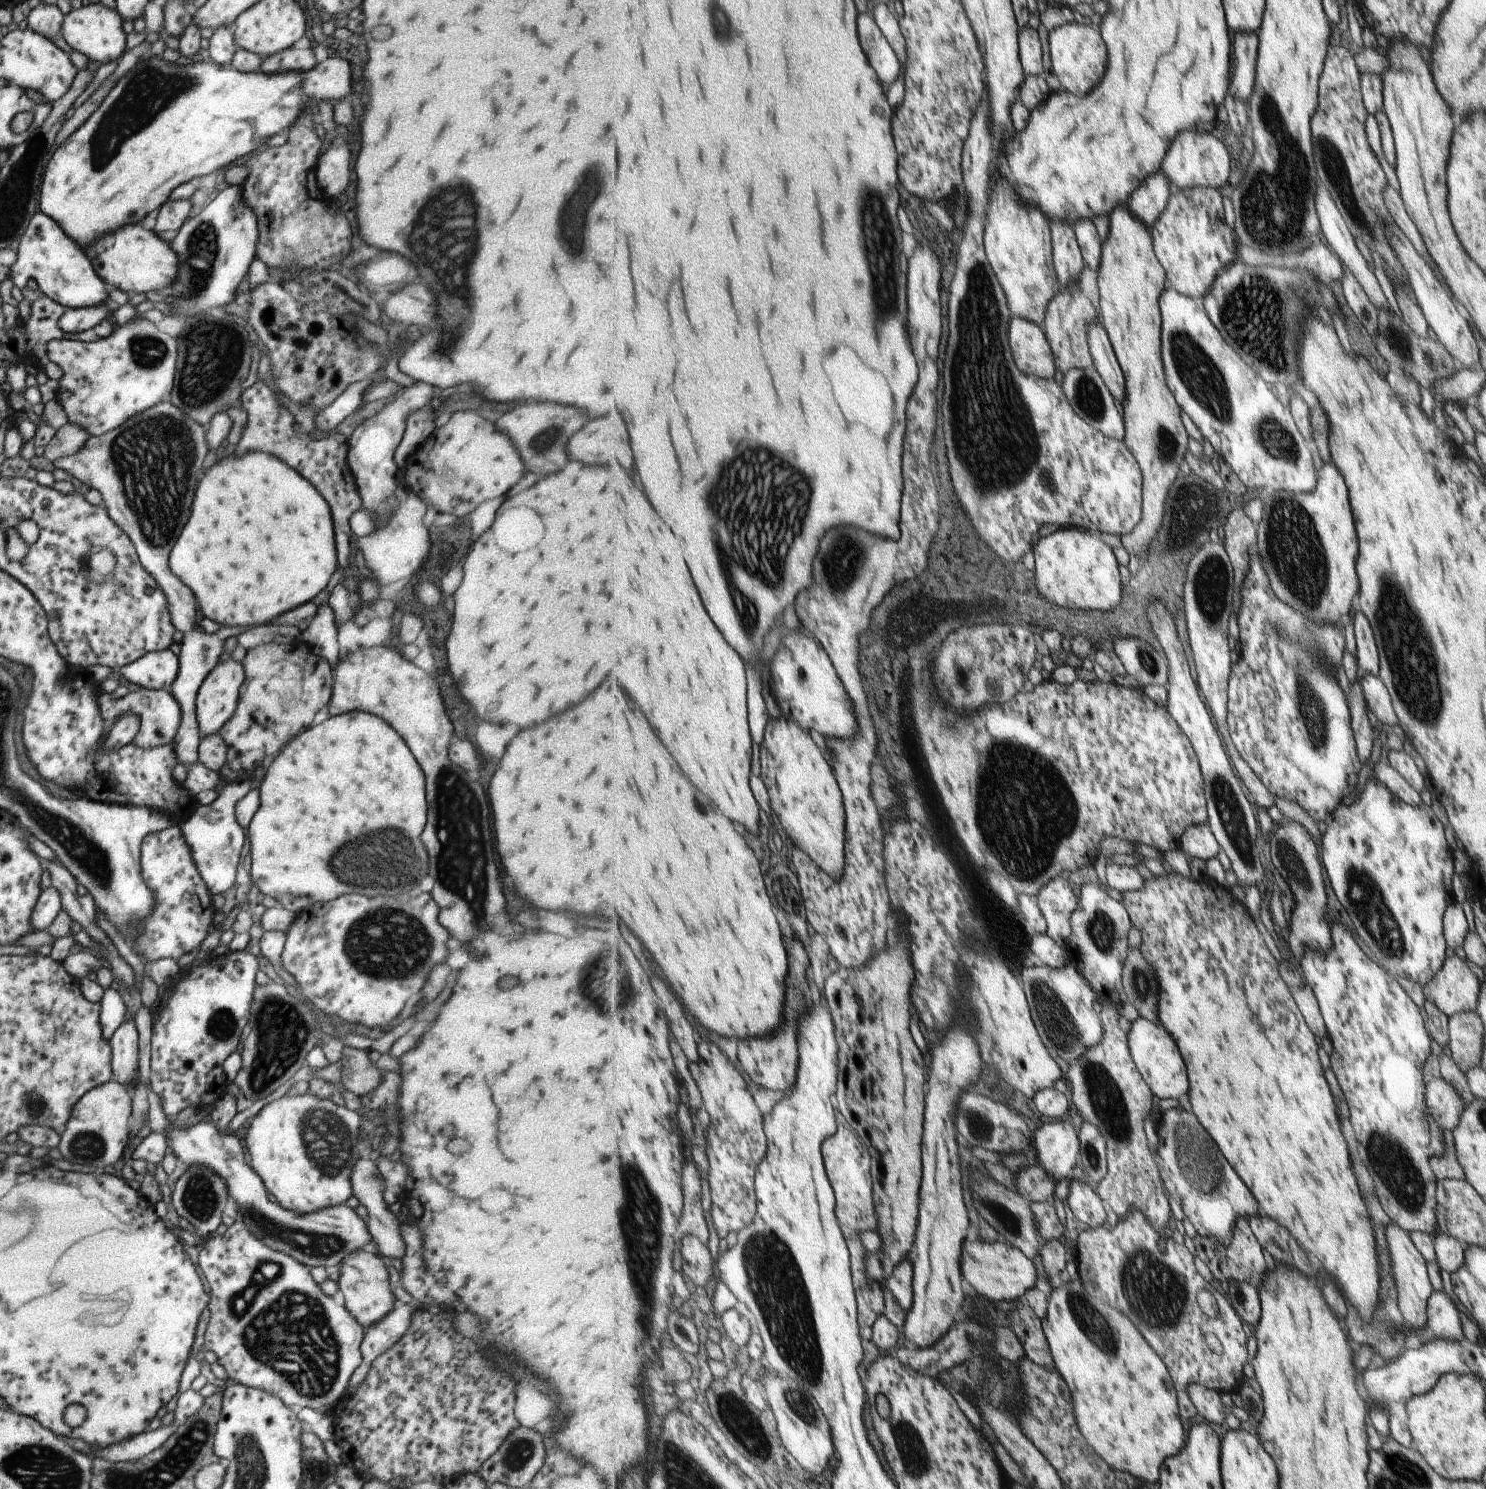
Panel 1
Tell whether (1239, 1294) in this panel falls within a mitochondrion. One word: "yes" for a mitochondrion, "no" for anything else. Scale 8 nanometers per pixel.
yes

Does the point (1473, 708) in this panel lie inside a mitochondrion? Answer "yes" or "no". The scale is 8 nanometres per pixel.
no

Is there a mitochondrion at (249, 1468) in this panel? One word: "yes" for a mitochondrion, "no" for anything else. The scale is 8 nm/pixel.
yes

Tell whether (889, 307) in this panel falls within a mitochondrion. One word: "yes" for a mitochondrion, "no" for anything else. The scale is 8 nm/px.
yes

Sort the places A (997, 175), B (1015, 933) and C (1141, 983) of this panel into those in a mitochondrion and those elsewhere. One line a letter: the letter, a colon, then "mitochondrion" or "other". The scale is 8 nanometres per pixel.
A: other
B: mitochondrion
C: mitochondrion

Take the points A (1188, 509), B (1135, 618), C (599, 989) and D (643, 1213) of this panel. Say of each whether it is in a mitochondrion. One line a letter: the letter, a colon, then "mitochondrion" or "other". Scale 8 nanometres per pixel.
A: mitochondrion
B: other
C: mitochondrion
D: mitochondrion

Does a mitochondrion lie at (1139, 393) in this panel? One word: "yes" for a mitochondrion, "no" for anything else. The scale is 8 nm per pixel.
no

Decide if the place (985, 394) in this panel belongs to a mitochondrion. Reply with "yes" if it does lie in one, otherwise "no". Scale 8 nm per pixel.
yes

